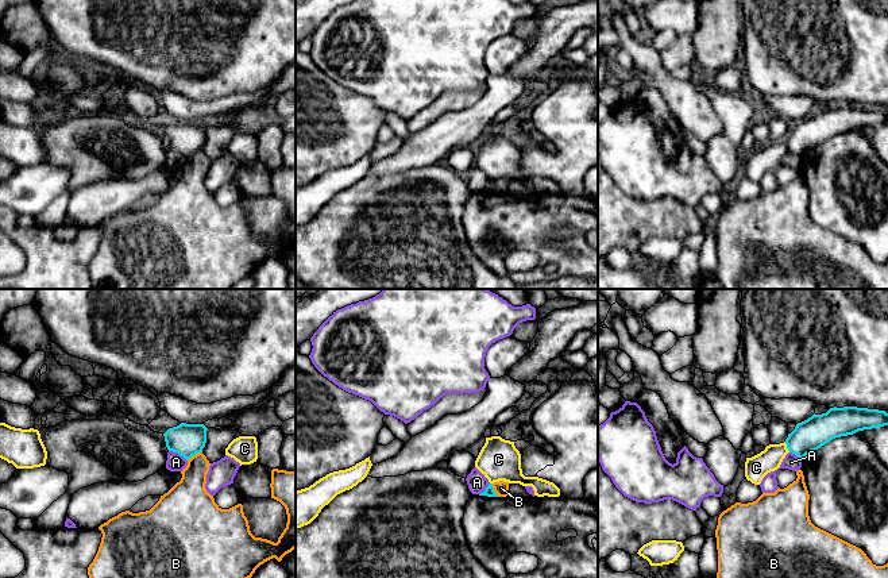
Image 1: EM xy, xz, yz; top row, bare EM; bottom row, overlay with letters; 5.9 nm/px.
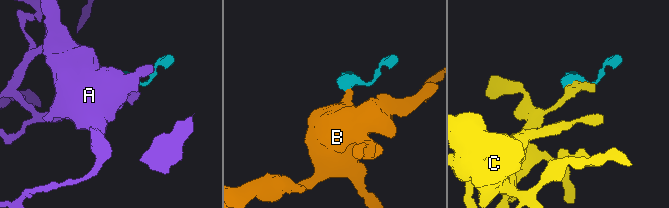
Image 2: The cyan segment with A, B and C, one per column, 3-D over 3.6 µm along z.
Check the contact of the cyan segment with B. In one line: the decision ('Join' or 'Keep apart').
Keep apart

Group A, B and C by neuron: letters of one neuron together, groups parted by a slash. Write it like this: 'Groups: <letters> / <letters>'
Groups: A / B / C

